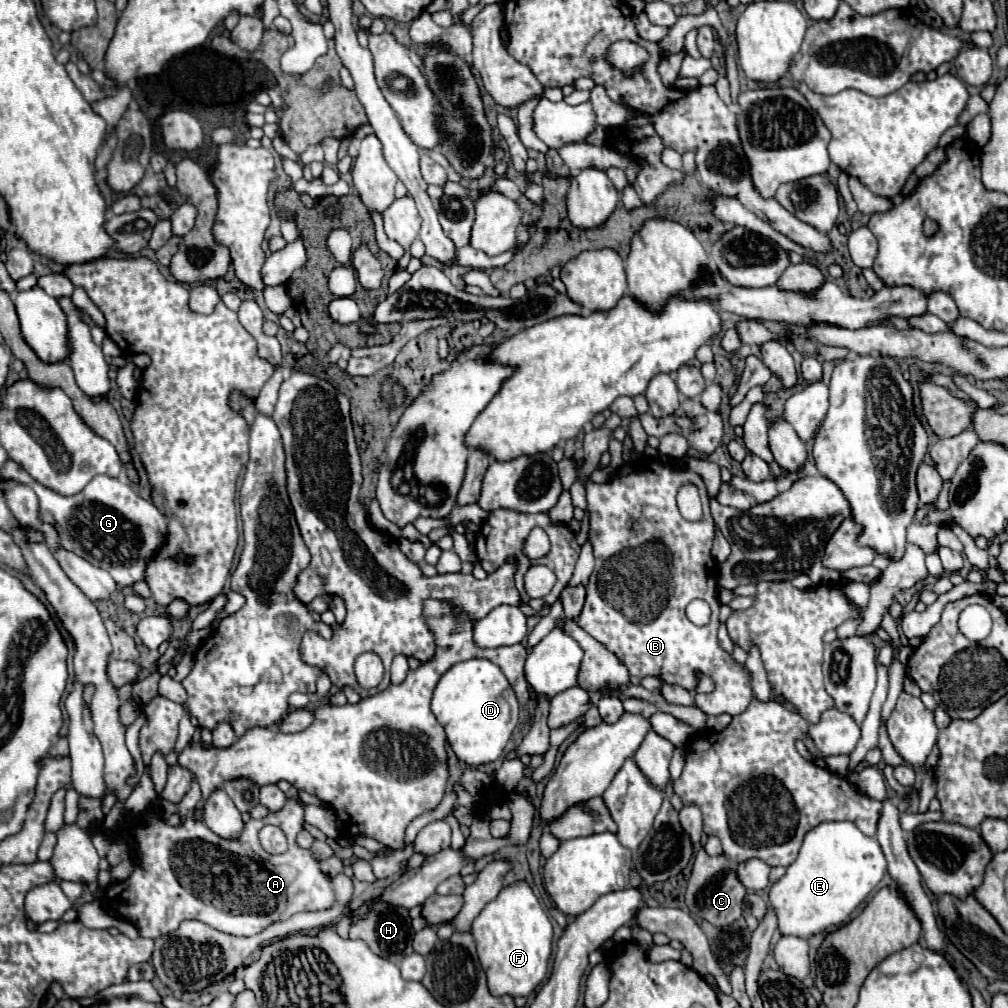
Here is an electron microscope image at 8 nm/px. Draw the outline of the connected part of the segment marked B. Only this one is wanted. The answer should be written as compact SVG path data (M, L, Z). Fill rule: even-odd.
M640 460L640 464L626 464L618 474L604 484L594 484L586 480L586 498L590 514L590 542L594 546L594 572L586 586L586 604L578 616L578 626L612 650L624 664L630 674L636 678L654 676L666 684L676 684L686 690L694 690L702 676L710 676L714 690L710 694L696 694L696 706L706 714L742 714L754 698L750 686L750 674L746 666L738 664L730 654L726 654L716 638L718 632L718 584L716 584L716 562L710 554L714 540L714 520L708 508L708 494L702 478L690 470L672 470L656 460ZM682 484L694 484L700 492L704 506L704 518L700 522L688 522L680 516L676 506L676 494ZM694 598L702 598L712 608L712 618L706 626L696 626L686 618L686 606Z

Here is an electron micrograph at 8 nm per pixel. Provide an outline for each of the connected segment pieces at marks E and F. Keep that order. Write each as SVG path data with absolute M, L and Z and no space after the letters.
M824 822L812 828L798 858L770 888L770 906L778 914L782 936L810 938L848 924L852 912L866 900L886 872L886 858L876 838L864 836L852 822Z
M514 882L498 894L474 920L472 936L478 946L478 958L488 978L492 996L530 996L546 978L552 954L552 924L526 882Z

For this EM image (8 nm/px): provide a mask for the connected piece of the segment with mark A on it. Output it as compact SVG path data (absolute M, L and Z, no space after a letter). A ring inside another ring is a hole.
M288 798L282 810L270 812L262 820L250 818L238 840L224 840L214 832L210 832L204 822L194 820L194 810L188 812L188 818L182 826L168 826L162 818L148 814L144 816L144 822L138 822L128 830L128 832L148 832L148 836L146 834L136 836L136 846L138 846L136 850L140 850L142 856L136 862L132 876L122 882L120 890L118 892L110 890L104 896L104 904L118 916L132 922L138 928L140 936L144 938L158 938L170 934L186 918L200 920L232 936L256 936L270 924L286 920L292 914L328 910L336 900L332 882L320 870L320 862L312 856L312 852L296 844L296 836L302 828L304 828L304 804L298 798ZM264 824L276 824L284 830L288 838L288 850L284 854L272 856L264 852L264 848L258 842L258 830Z

